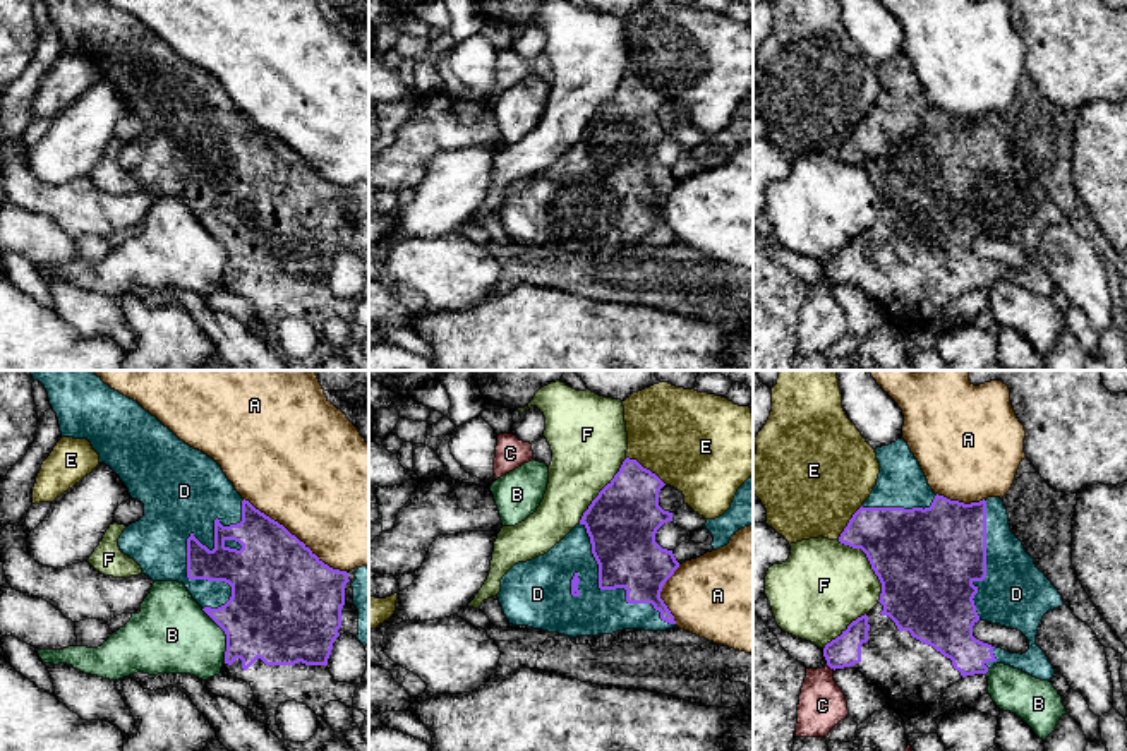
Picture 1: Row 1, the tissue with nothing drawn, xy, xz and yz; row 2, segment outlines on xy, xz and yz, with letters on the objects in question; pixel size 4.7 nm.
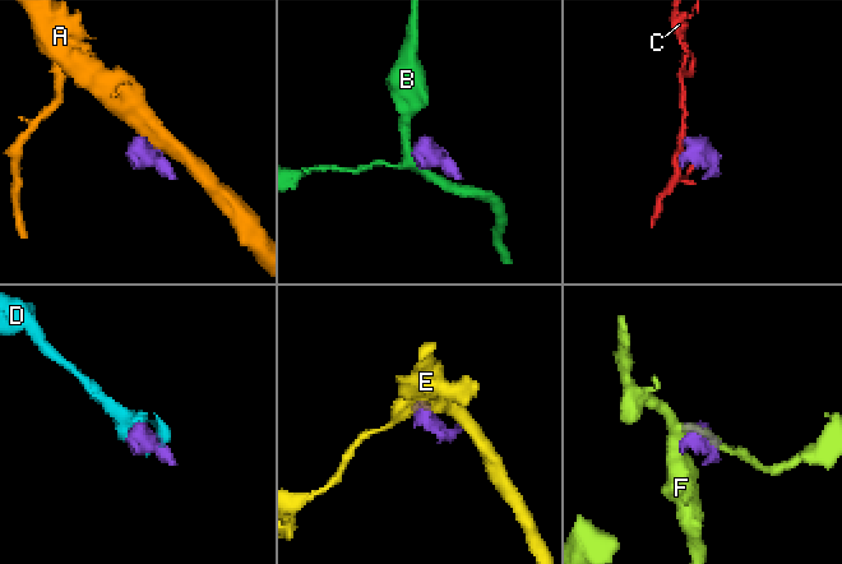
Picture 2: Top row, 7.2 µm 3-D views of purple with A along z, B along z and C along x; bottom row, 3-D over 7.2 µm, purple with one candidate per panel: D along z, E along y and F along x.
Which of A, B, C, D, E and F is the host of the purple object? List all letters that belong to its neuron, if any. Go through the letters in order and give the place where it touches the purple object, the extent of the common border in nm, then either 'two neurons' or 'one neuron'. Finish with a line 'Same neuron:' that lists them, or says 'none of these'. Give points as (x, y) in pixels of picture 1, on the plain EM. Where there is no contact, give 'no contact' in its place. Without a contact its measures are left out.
A: contact xy (294, 151); length 600 nm; two neurons
B: contact xy (225, 249); length 280 nm; two neurons
C: contact yz (831, 283); length 50 nm; two neurons
D: contact xy (187, 165); length 550 nm; one neuron
E: contact xz (645, 84); length 240 nm; two neurons
F: contact yz (870, 179); length 340 nm; two neurons
Same neuron: D

